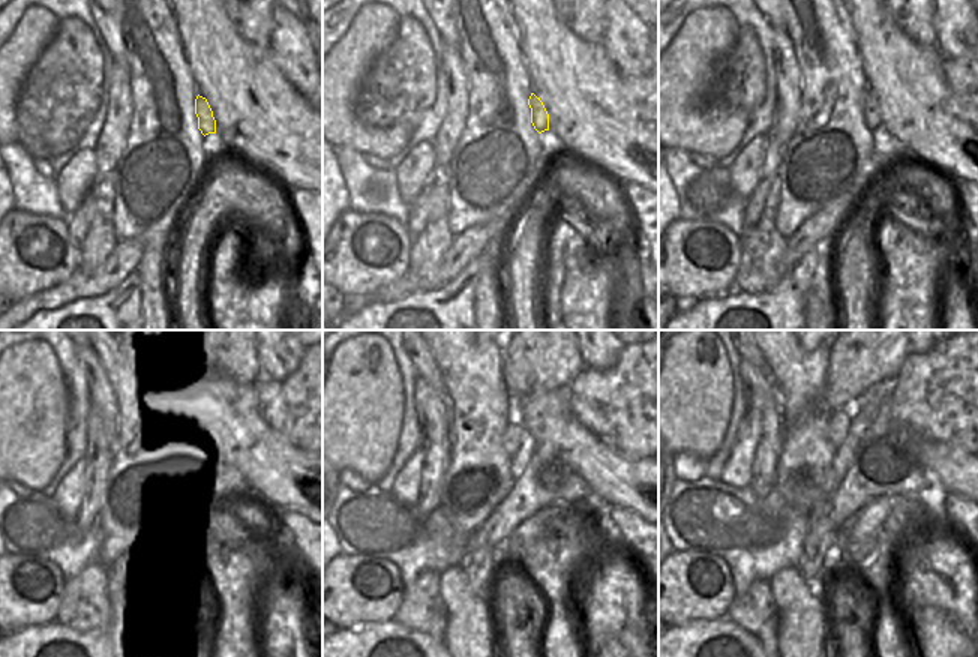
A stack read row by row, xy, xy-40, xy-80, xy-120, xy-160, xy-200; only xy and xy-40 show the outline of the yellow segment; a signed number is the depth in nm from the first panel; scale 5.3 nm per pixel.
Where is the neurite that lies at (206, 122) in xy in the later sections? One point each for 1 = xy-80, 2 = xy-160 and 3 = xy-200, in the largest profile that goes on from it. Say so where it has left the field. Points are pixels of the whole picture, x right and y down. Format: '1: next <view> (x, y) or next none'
1: next xy-80 (872, 116)
2: next xy-160 (519, 444)
3: next xy-200 (839, 420)

